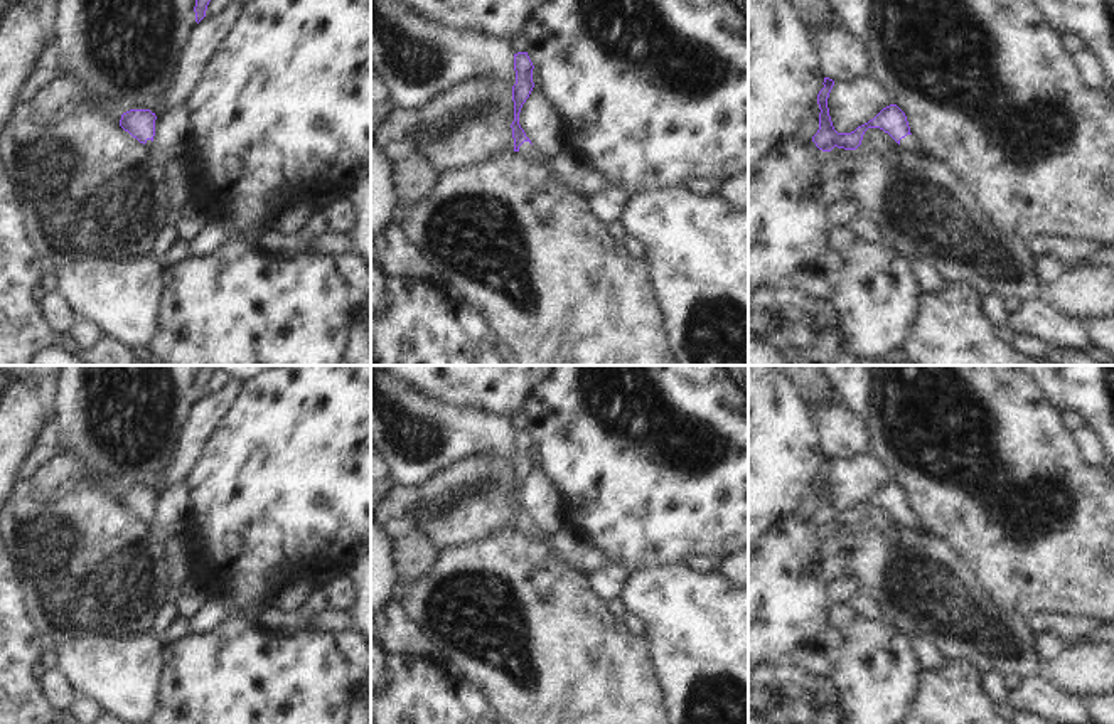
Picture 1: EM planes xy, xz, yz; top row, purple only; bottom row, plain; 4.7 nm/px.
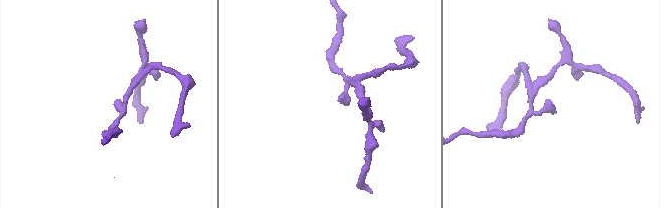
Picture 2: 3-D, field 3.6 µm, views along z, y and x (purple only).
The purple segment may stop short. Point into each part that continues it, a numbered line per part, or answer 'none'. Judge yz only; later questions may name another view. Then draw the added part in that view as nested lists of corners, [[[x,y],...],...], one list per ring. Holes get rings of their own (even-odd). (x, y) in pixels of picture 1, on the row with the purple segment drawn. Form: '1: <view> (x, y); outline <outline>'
1: yz (909, 142); outline [[[912,135],[902,138],[900,146],[908,152],[927,153],[927,150]]]

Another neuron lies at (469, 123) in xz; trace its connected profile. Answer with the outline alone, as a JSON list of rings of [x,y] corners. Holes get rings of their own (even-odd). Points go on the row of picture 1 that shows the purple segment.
[[[480,79],[438,93],[418,109],[394,109],[371,140],[391,163],[420,152],[440,173],[514,150],[512,86]]]

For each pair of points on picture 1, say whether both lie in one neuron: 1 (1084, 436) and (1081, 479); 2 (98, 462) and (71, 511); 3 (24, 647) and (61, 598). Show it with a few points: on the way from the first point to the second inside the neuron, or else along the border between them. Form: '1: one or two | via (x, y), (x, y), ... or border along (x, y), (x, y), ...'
1: two | border along (1072, 431), (1082, 457), (1096, 465)
2: two | border along (96, 487), (118, 500)
3: two | border along (21, 591), (26, 615), (48, 644)

